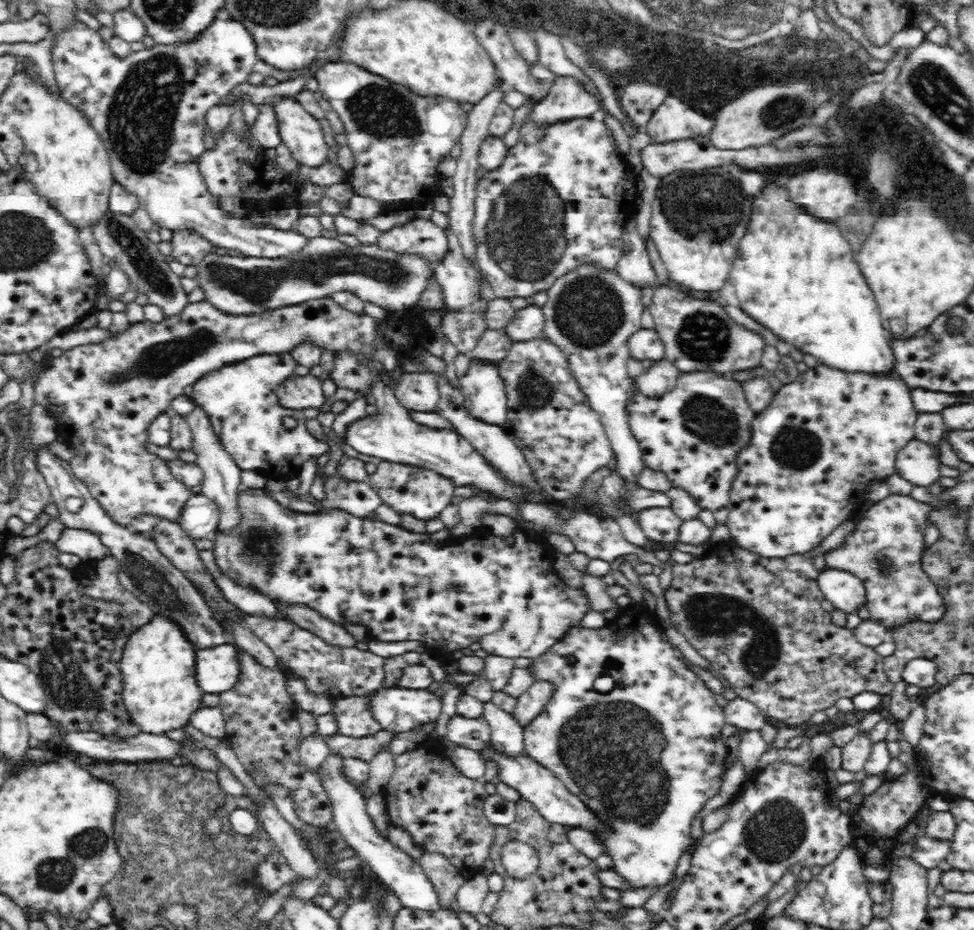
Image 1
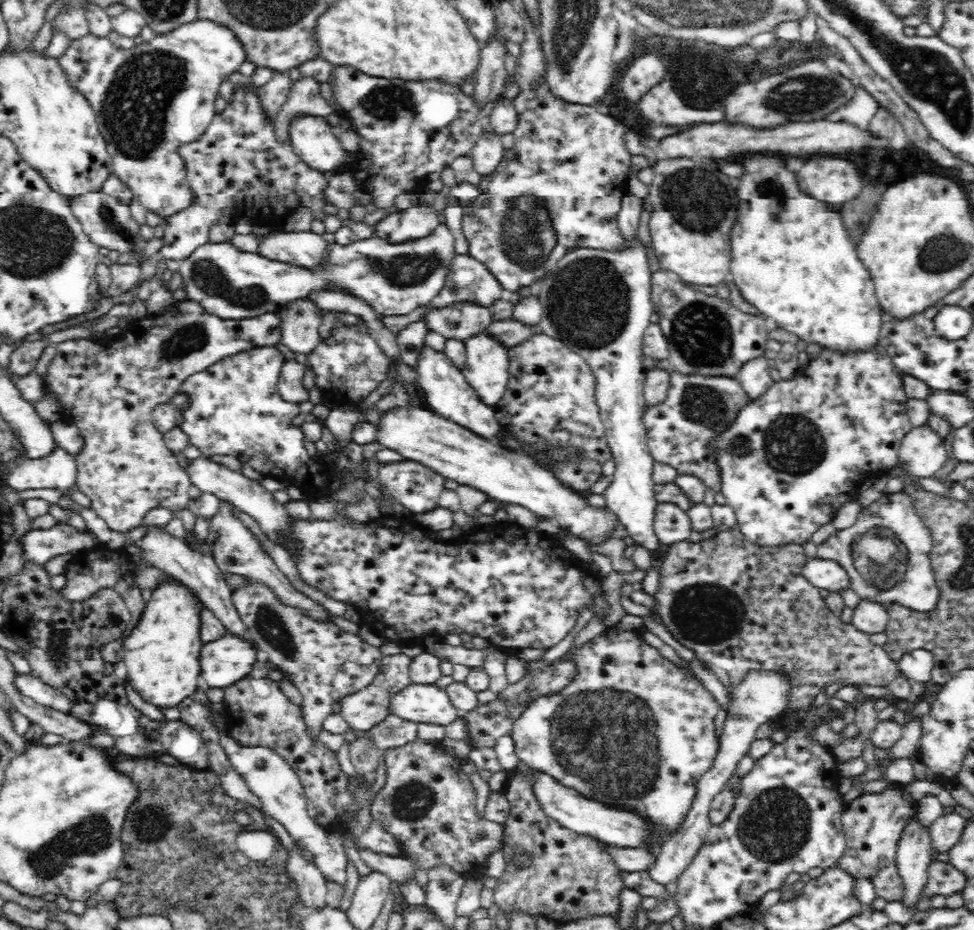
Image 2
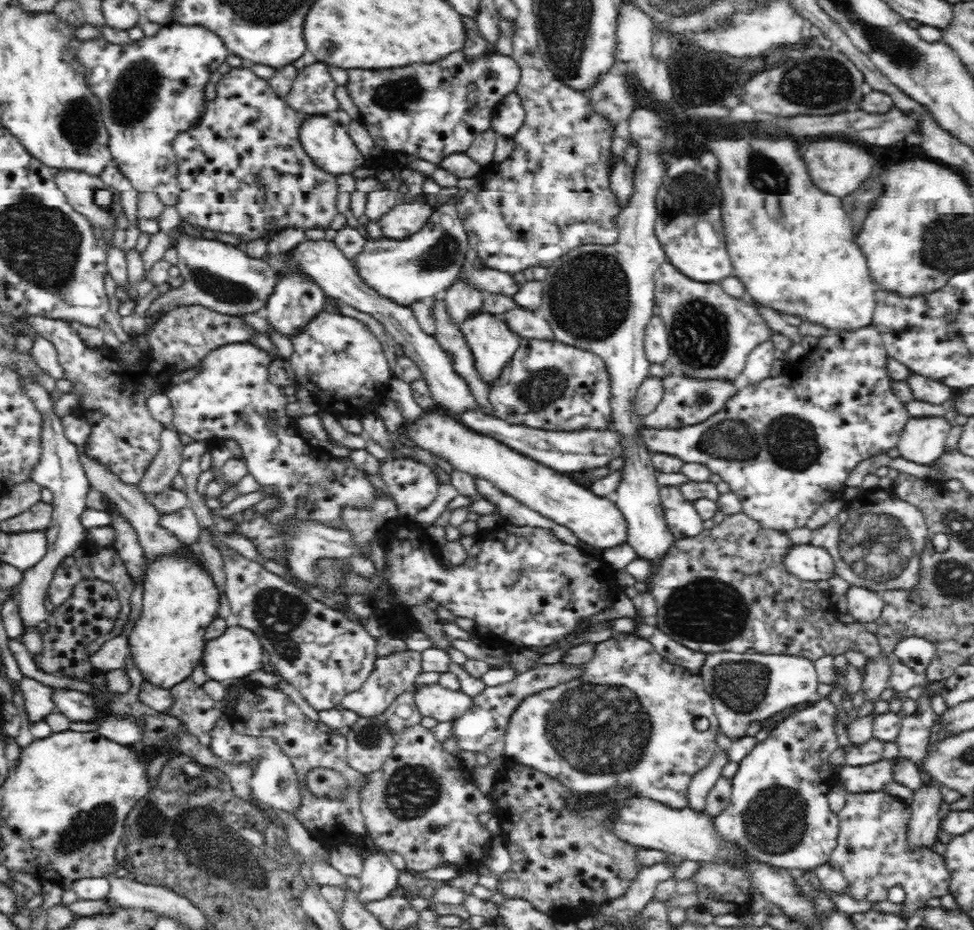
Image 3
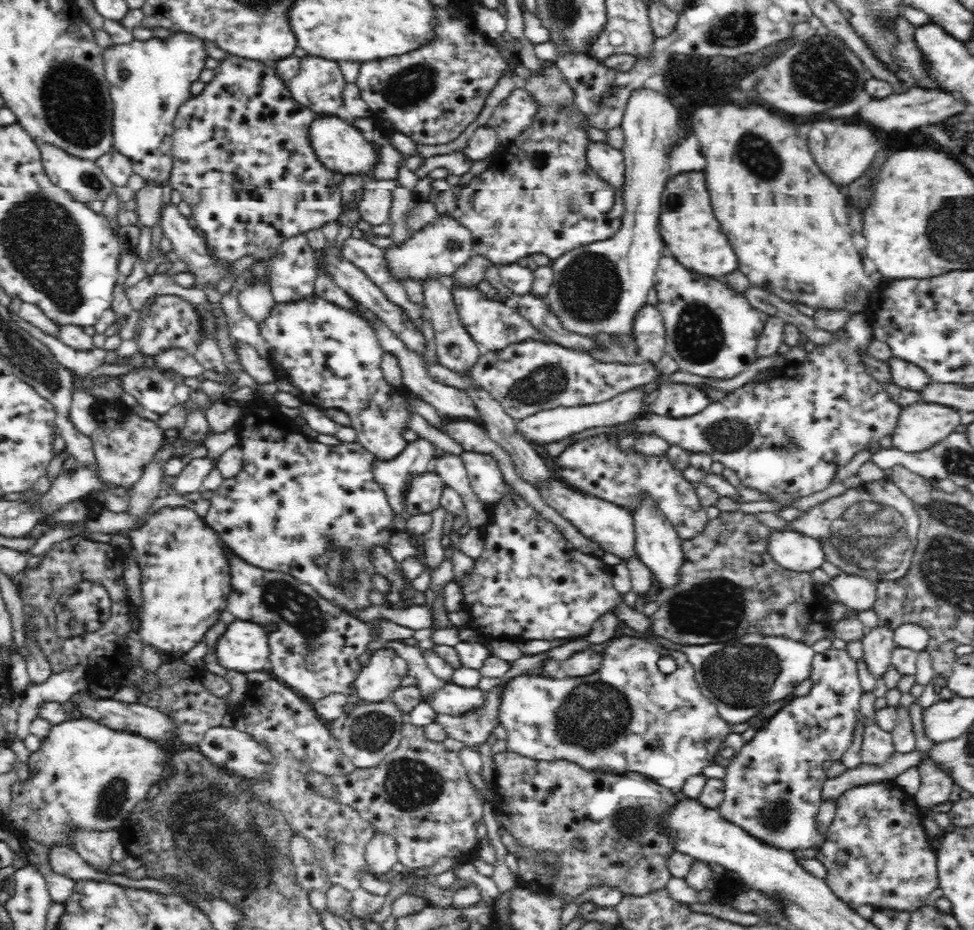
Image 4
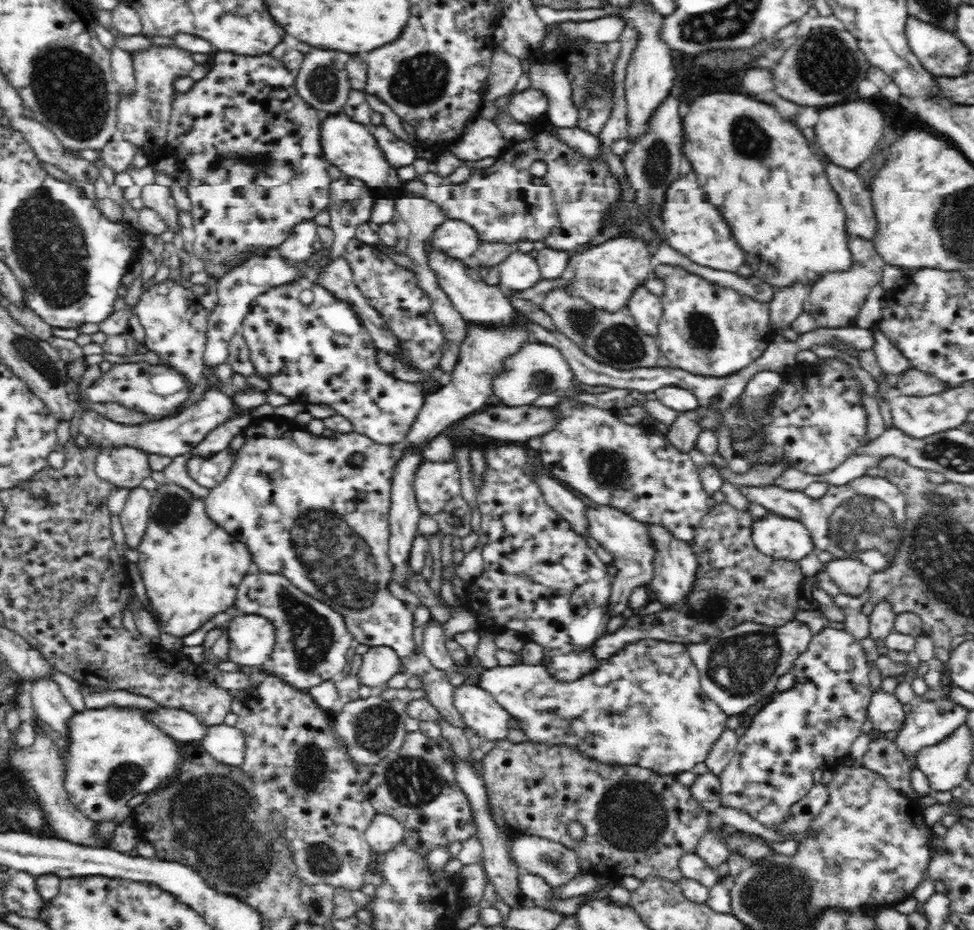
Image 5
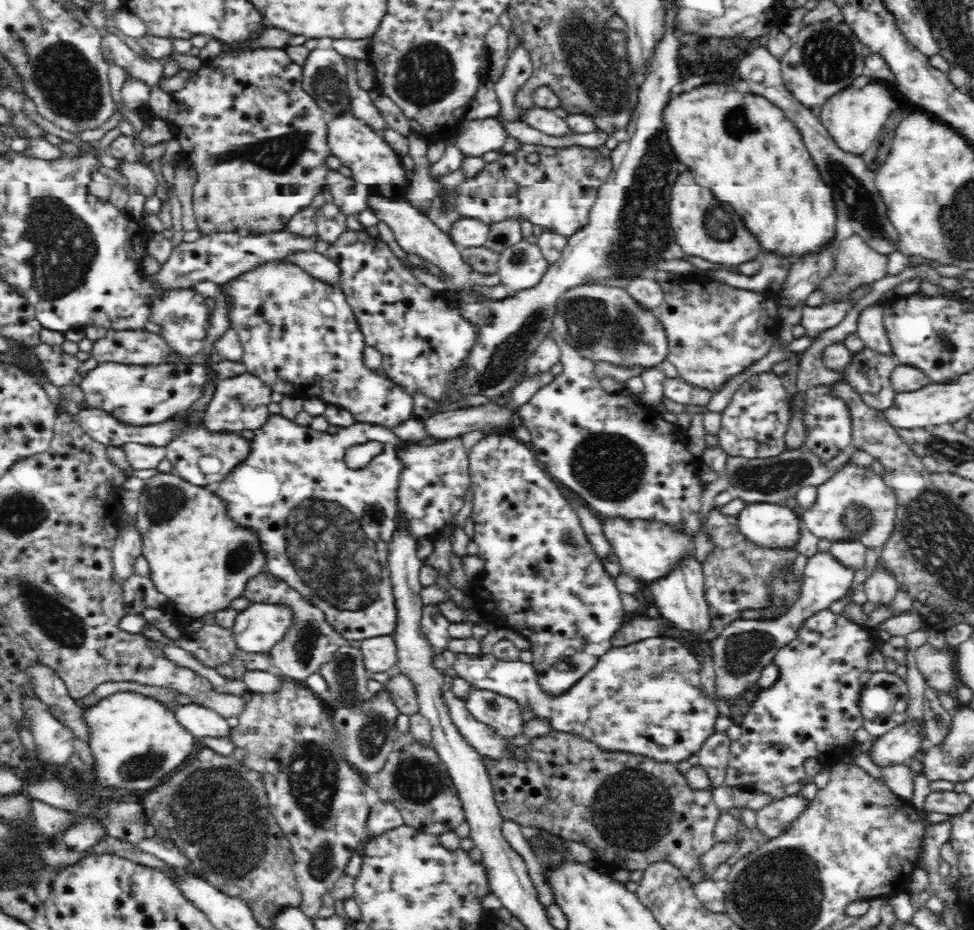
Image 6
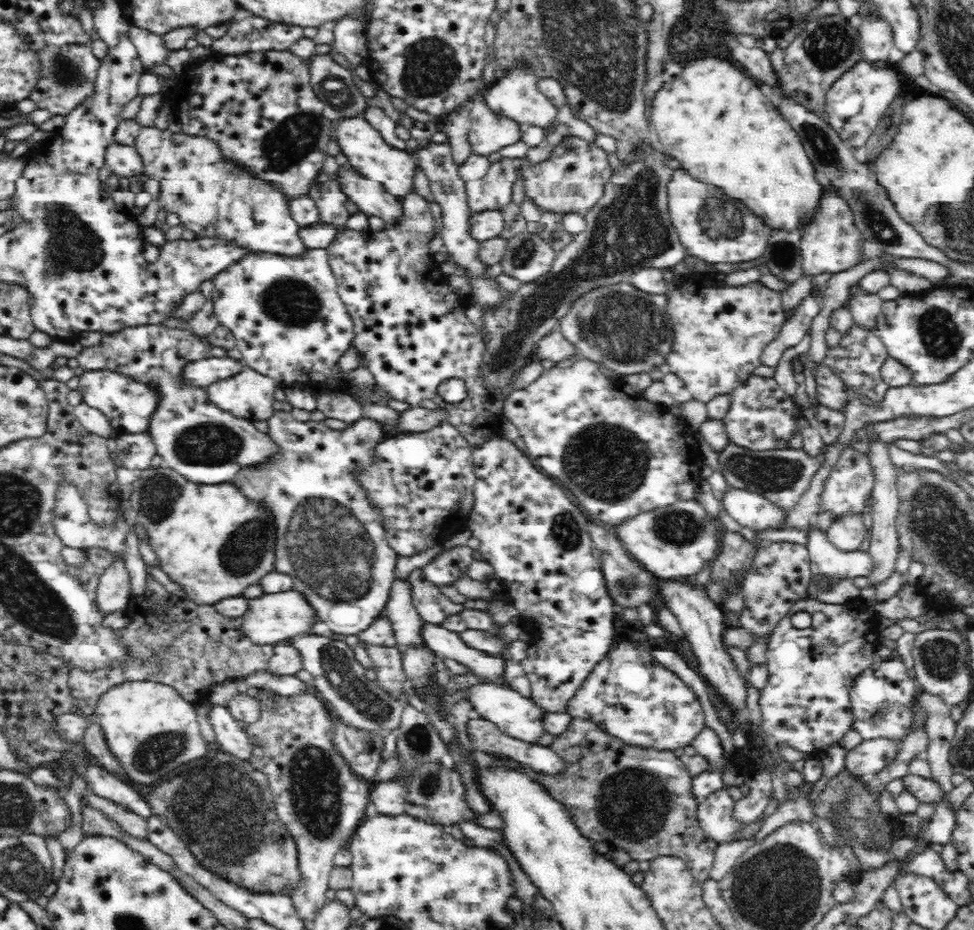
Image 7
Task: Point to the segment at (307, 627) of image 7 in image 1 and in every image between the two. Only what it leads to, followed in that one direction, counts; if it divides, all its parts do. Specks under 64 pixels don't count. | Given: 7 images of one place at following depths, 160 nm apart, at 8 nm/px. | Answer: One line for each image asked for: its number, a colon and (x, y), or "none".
1: (218, 668)
2: (225, 661)
3: (238, 652)
4: (244, 647)
5: (252, 637)
6: (261, 626)

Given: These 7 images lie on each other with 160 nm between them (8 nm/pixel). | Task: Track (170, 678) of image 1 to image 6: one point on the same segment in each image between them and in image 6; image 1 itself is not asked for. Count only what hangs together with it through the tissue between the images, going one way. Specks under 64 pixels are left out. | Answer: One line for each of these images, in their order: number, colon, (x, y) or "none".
2: (162, 652)
3: (180, 600)
4: (185, 566)
5: (191, 567)
6: (201, 559)

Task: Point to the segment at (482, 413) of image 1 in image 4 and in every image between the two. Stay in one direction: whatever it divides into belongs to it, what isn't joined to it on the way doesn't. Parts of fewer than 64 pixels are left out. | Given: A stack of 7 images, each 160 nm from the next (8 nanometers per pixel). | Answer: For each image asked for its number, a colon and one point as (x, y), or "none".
2: (487, 359)
3: (492, 341)
4: (493, 325)

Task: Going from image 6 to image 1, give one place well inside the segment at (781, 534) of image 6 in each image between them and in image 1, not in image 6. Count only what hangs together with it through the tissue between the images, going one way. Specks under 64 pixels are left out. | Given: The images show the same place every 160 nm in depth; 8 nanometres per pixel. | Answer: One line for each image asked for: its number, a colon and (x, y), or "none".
1: (842, 590)
2: (827, 574)
3: (805, 561)
4: (795, 551)
5: (775, 535)

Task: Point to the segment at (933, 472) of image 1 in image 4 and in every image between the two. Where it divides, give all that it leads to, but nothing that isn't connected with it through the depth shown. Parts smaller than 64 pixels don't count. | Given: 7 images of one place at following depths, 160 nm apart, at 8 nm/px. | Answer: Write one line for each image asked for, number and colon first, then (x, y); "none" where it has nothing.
2: (922, 451)
3: (921, 440)
4: (921, 424)

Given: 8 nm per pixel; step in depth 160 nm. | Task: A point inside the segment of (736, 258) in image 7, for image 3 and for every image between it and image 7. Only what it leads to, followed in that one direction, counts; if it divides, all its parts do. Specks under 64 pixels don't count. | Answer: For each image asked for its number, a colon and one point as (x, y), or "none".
3: (688, 225)
4: (693, 236)
5: (692, 226)
6: (704, 226)

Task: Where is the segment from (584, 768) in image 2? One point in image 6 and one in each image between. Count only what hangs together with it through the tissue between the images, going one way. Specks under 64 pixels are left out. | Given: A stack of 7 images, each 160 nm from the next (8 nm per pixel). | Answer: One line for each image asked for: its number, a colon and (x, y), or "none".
3: (630, 719)
4: (628, 717)
5: (644, 705)
6: (646, 698)

